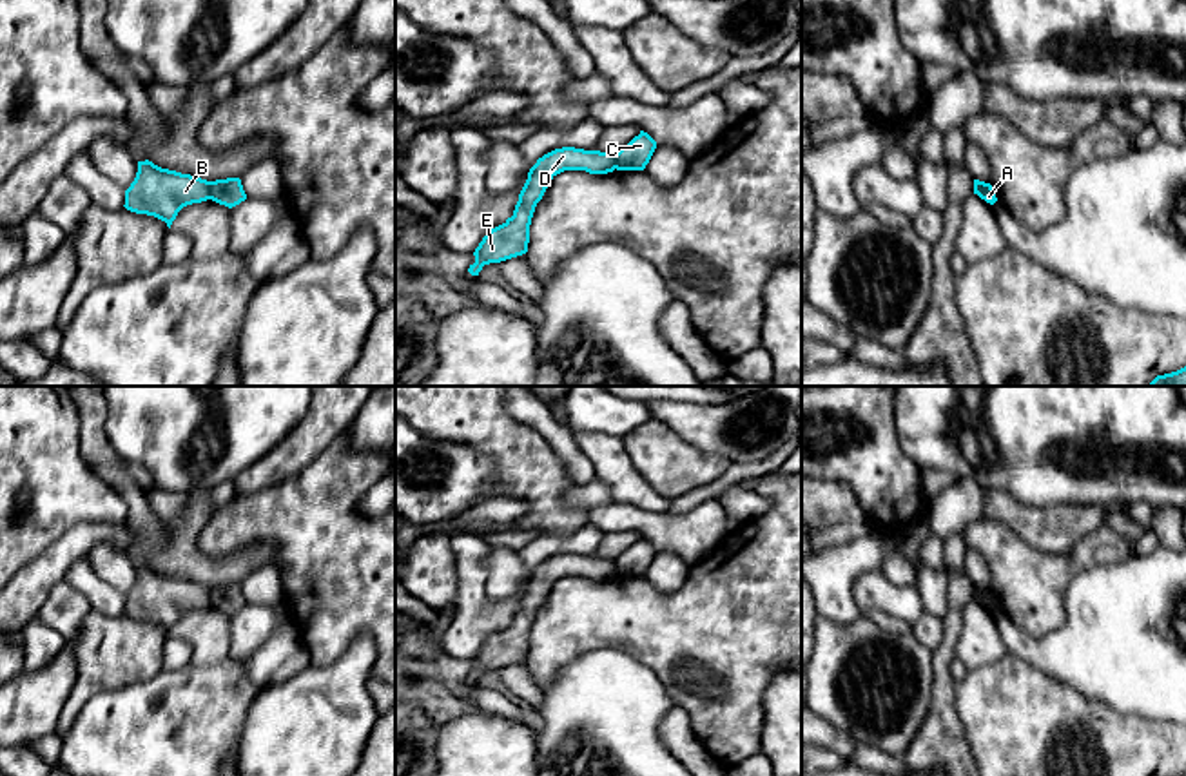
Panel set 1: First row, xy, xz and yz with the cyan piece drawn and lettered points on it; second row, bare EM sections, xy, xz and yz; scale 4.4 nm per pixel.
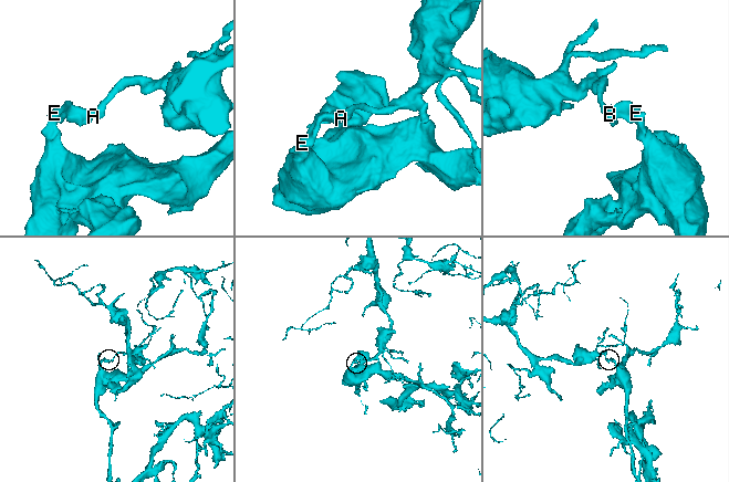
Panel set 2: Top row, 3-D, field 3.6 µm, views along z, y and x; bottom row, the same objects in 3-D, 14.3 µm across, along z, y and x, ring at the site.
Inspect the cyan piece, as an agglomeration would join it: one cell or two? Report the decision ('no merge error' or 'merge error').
merge error

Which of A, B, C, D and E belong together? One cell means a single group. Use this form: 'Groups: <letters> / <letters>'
Groups: A C / B D E

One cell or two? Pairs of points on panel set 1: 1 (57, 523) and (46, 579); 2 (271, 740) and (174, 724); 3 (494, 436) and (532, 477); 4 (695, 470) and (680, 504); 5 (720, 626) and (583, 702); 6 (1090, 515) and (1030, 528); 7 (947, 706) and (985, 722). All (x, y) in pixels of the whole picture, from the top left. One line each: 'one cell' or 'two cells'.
1: two cells
2: two cells
3: one cell
4: two cells
5: two cells
6: one cell
7: two cells

